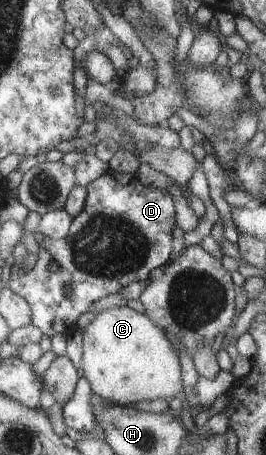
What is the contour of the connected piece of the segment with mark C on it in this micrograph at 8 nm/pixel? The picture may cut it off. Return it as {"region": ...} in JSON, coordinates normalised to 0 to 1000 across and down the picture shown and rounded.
{"region":[[[477,673],[421,675],[357,690],[350,705],[312,727],[312,824],[335,835],[346,857],[432,888],[504,890],[523,881],[684,873],[688,824],[680,789],[628,734],[549,688],[523,688]]]}

